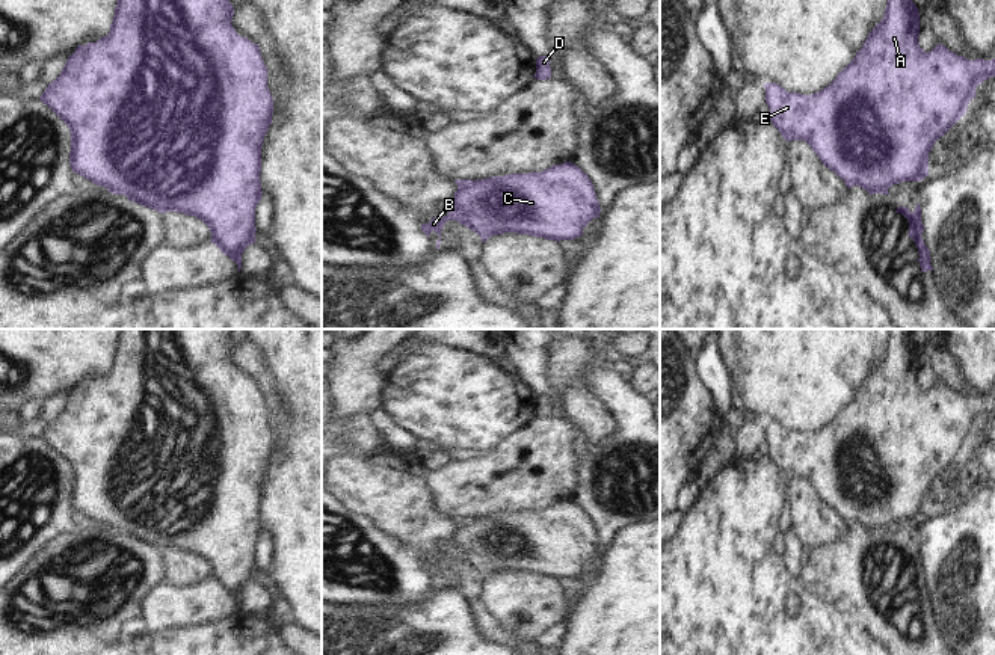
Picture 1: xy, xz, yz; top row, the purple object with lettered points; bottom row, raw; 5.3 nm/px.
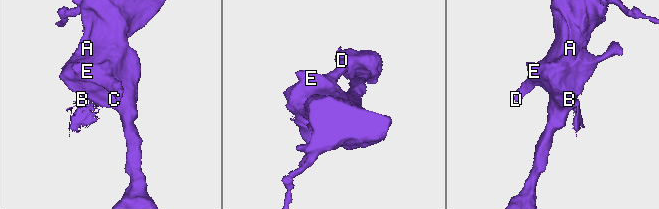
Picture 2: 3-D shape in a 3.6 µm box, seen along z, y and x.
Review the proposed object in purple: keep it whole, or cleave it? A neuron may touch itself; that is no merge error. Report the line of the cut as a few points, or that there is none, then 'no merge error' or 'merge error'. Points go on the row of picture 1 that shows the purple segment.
cut in xz along (449, 210), (458, 221); merge error

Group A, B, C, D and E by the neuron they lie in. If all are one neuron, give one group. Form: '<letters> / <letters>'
A C D E / B

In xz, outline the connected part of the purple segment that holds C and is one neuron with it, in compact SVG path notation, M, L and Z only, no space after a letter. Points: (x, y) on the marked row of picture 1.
M571 161L554 165L542 172L510 174L485 180L454 180L457 190L448 201L450 213L461 225L480 235L489 237L516 232L547 240L574 240L583 228L599 217L601 207L587 174Z

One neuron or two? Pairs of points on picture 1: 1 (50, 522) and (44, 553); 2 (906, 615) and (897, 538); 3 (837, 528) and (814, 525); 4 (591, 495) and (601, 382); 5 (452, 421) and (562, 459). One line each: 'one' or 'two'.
1: two
2: one
3: one
4: one
5: two

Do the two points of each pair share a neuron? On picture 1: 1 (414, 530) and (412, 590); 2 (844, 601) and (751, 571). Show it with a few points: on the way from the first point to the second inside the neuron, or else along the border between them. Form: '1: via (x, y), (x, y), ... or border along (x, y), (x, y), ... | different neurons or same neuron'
1: border along (385, 531), (415, 554), (428, 575) | different neurons
2: border along (799, 581), (840, 610) | different neurons

